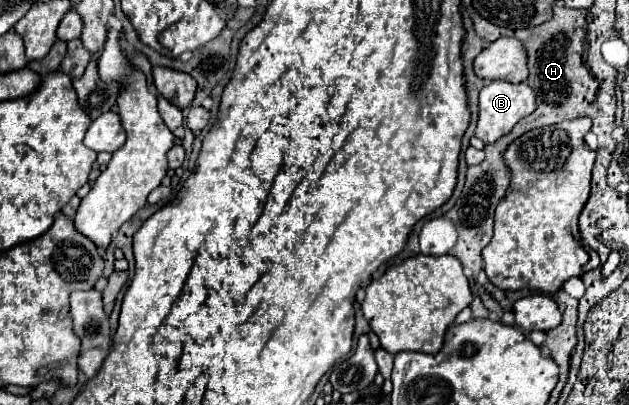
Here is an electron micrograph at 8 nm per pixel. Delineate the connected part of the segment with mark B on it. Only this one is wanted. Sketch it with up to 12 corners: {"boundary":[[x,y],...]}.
{"boundary":[[526,83],[480,91],[476,137],[498,141],[536,109]]}

